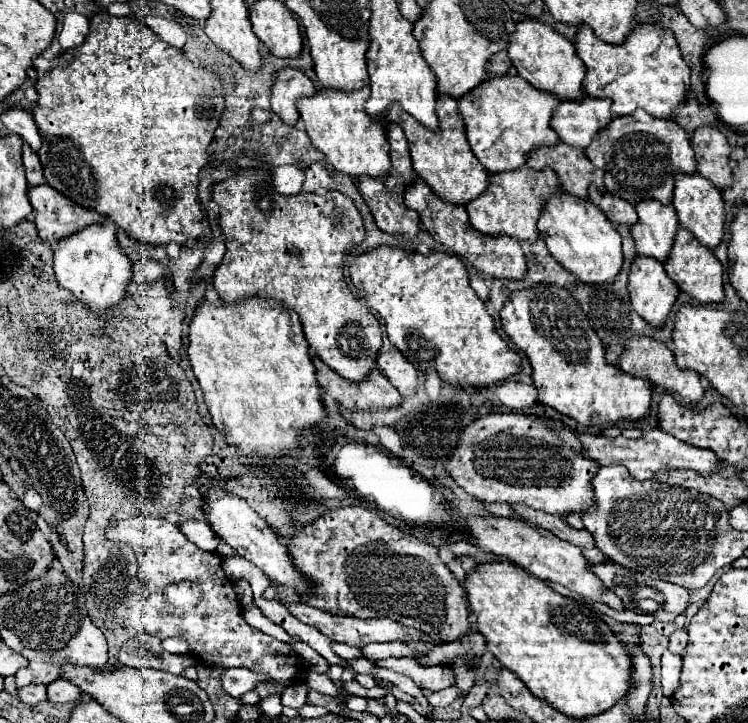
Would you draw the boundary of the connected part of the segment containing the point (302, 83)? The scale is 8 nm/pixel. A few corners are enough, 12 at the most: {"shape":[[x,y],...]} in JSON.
{"shape":[[293,68],[277,72],[271,110],[287,124],[299,120],[297,100],[315,94]]}

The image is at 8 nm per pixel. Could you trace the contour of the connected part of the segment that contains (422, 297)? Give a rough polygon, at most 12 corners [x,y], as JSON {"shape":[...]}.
{"shape":[[377,246],[349,278],[425,376],[521,372],[453,252]]}

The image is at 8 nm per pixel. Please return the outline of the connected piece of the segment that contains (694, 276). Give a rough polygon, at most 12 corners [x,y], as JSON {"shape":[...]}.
{"shape":[[679,228],[665,272],[699,304],[725,302],[721,262]]}

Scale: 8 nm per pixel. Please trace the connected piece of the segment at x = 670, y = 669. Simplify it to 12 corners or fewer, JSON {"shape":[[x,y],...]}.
{"shape":[[667,650],[663,654],[661,684],[671,698],[681,686],[681,656]]}

